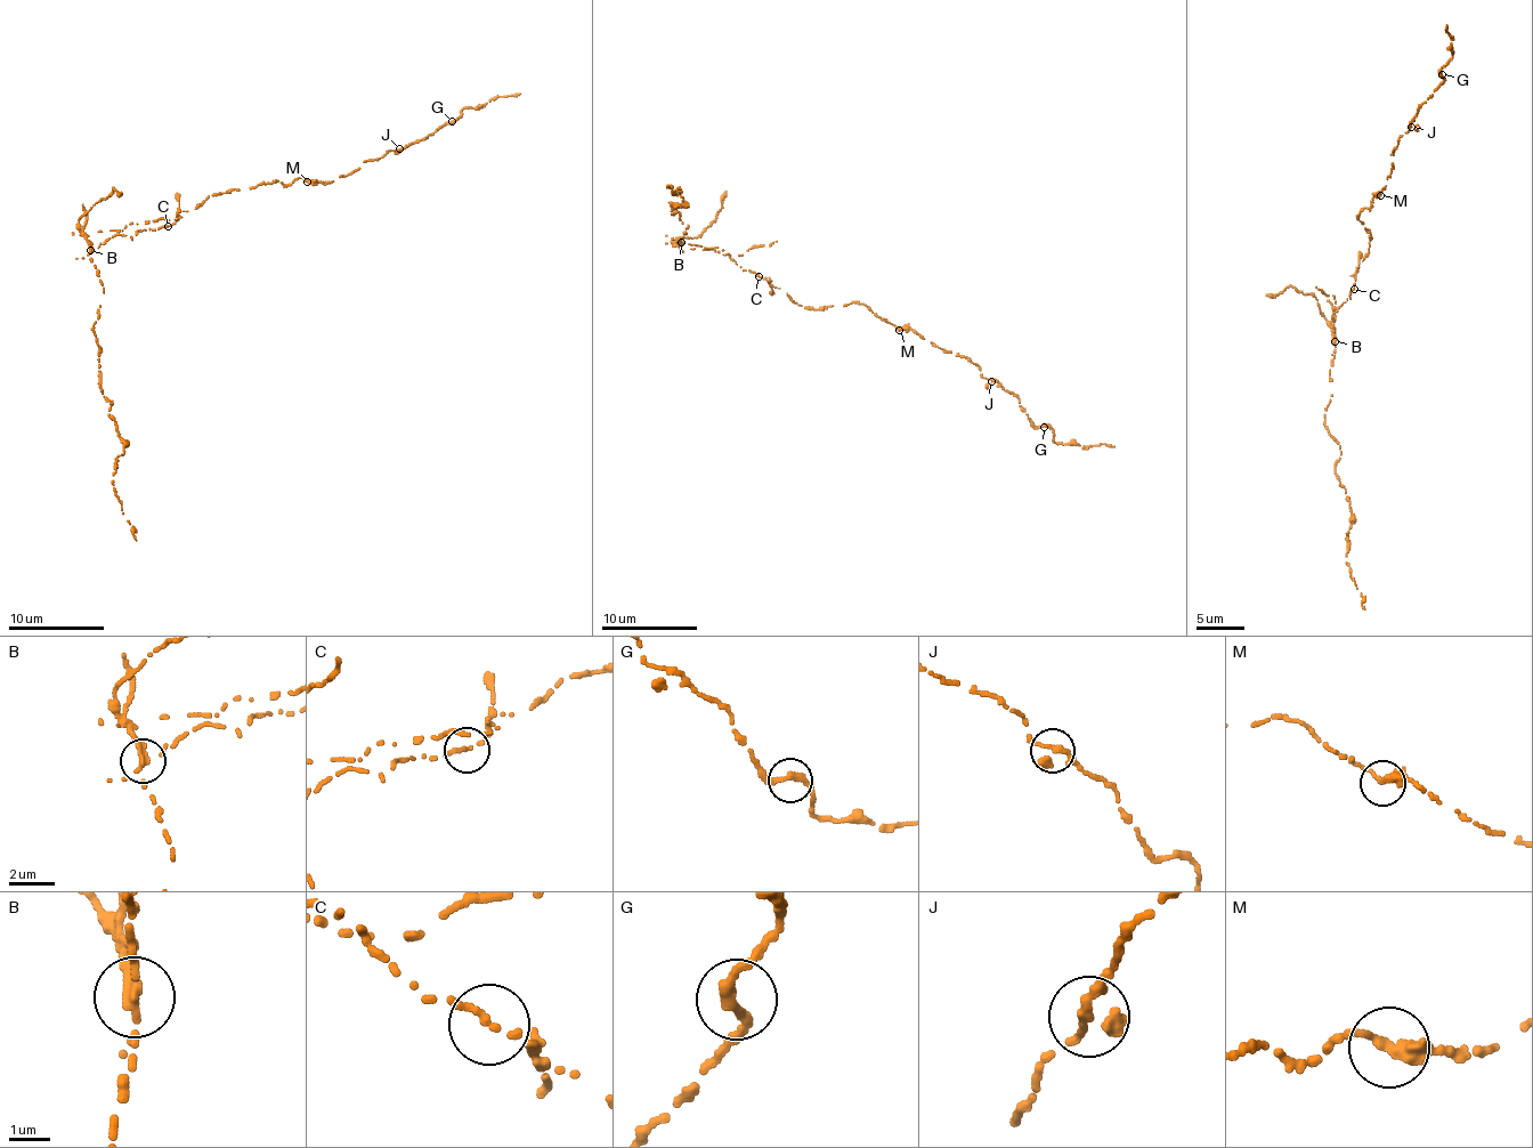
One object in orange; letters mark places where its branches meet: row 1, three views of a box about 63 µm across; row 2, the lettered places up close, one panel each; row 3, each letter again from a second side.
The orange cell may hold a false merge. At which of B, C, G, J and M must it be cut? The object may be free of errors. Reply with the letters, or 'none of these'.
B

